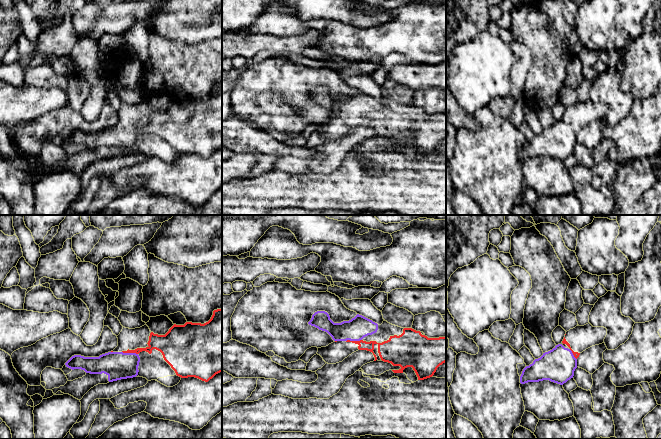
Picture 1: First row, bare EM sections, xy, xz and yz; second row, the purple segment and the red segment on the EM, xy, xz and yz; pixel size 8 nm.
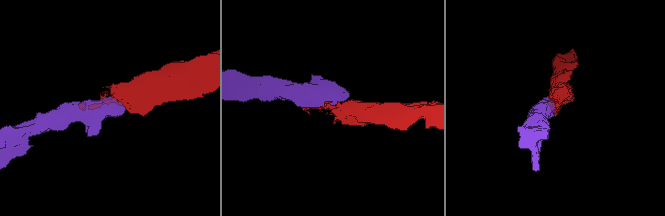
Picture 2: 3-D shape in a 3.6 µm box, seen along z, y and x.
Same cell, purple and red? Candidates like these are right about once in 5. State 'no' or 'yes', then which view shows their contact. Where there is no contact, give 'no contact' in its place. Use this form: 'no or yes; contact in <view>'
yes; contact in xy

